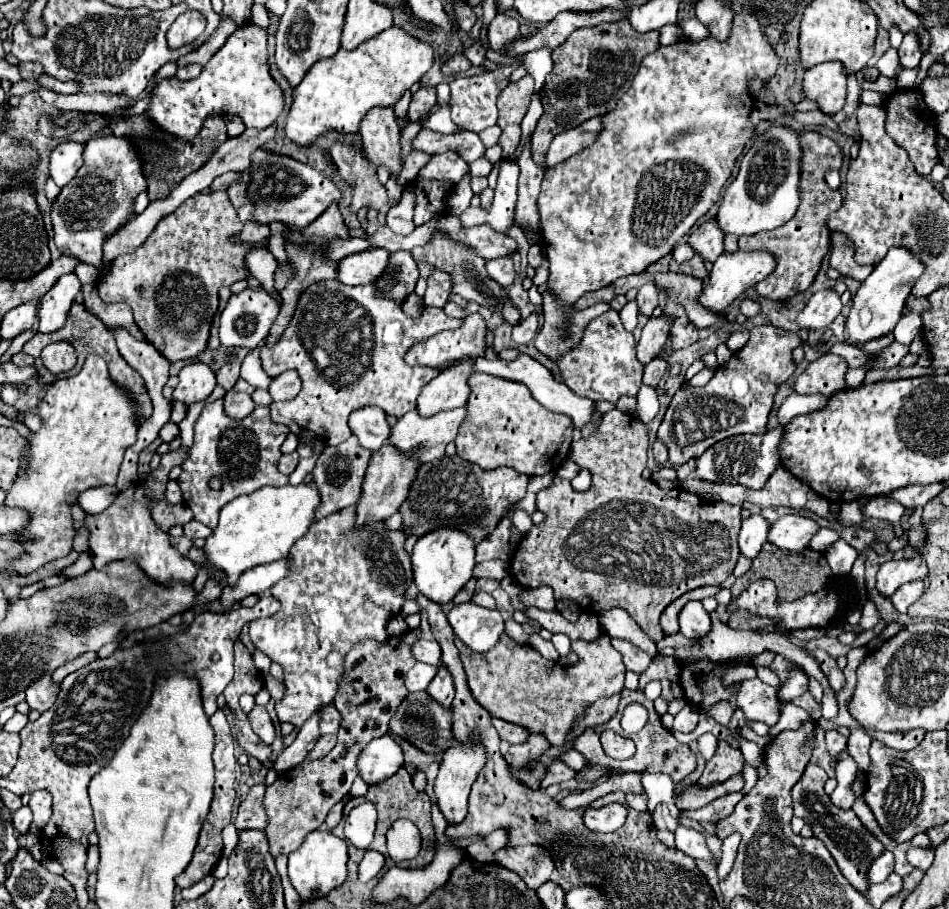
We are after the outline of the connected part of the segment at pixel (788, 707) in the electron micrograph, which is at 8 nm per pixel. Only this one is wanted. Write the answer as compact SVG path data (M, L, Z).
M785 704L783 708L781 708L781 720L779 720L779 724L775 726L775 728L771 728L771 738L775 738L779 732L783 732L783 730L797 730L797 728L801 728L805 722L813 722L813 718L811 718L811 714L807 714L803 708L799 708L799 706L795 706L795 704Z

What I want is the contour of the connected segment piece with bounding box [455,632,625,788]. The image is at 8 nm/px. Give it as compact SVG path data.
M507 632L501 634L497 646L491 648L489 652L475 652L469 646L465 646L459 638L455 638L455 644L463 660L469 688L477 702L483 708L487 708L495 718L511 720L515 724L523 724L531 732L543 734L553 746L551 750L545 752L545 758L541 758L541 762L535 762L531 772L517 772L511 768L511 772L531 788L539 788L539 782L545 776L547 766L557 758L557 754L561 754L561 750L571 748L565 746L569 744L571 730L573 730L571 740L575 740L585 728L605 724L617 714L621 696L613 694L619 694L625 686L623 684L625 664L621 660L621 654L611 646L611 638L605 632L601 632L599 638L593 642L575 640L571 644L573 652L577 652L579 656L579 664L575 666L561 666L559 662L547 660L531 644L519 644L513 638L509 638Z

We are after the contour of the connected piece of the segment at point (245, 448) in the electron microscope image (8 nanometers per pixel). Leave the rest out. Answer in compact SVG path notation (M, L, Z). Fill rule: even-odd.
M223 400L207 404L195 422L195 442L191 446L189 458L183 462L183 472L177 478L183 502L193 510L195 520L209 528L219 522L221 508L241 494L251 494L263 486L283 486L287 476L279 472L277 462L281 458L281 444L287 438L289 428L271 420L269 406L255 406L255 410L241 422L233 422L223 412ZM213 478L221 480L221 490L213 490L209 482Z

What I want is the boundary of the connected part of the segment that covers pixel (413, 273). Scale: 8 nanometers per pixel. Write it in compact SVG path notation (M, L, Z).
M393 252L393 258L389 260L389 270L385 270L385 278L381 278L381 284L377 286L381 290L389 290L395 302L403 302L405 296L413 292L417 278L419 270L411 252Z

